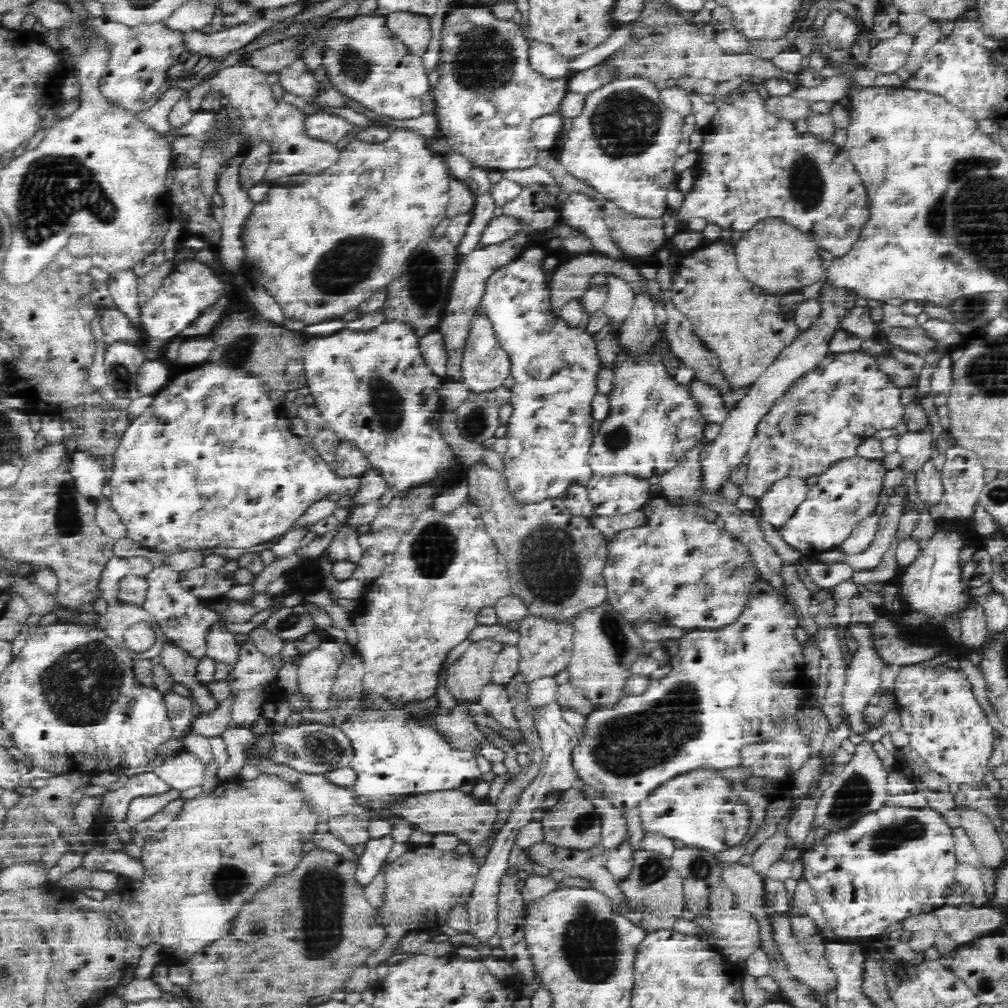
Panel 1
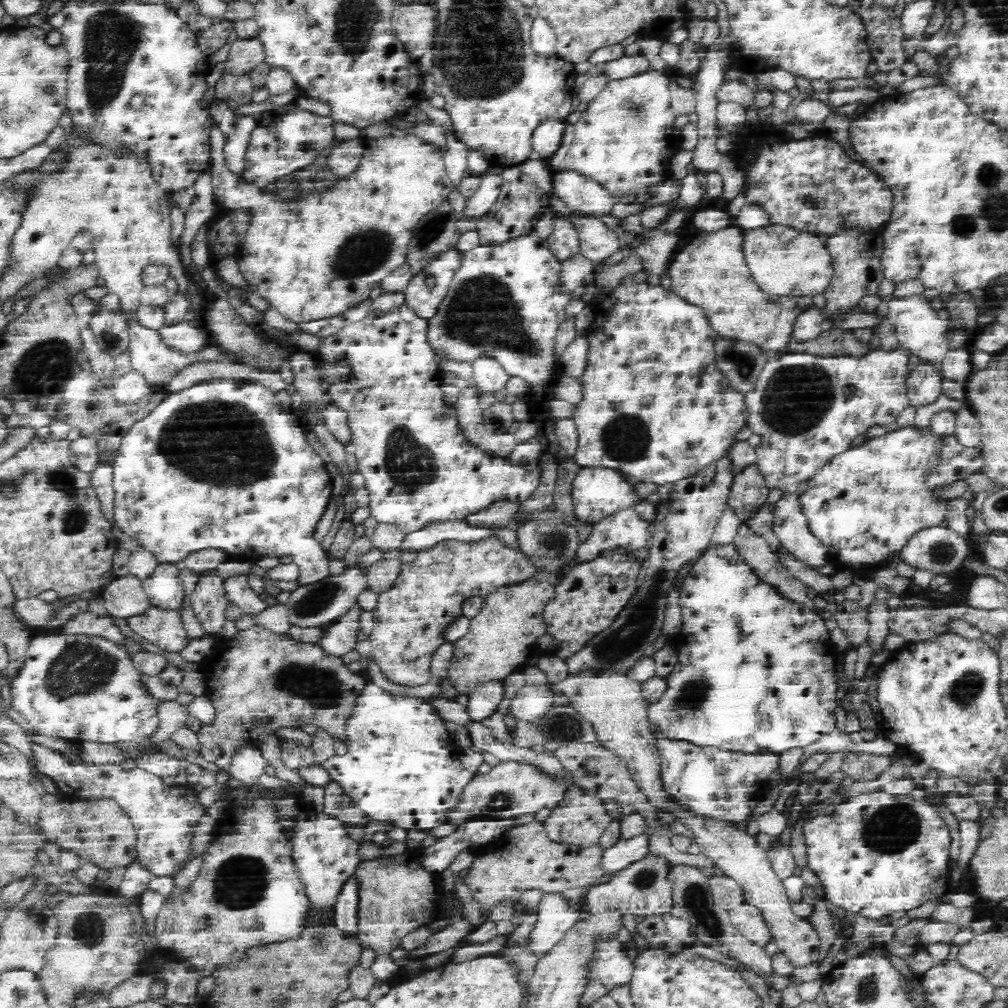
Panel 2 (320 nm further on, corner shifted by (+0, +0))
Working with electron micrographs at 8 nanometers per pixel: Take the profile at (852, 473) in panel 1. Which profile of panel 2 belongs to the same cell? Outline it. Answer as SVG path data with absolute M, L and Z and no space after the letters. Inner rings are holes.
M914 427L906 429L898 429L896 431L884 434L884 436L879 438L872 438L865 440L861 445L842 454L838 454L834 458L831 458L822 468L807 481L808 488L800 496L800 501L802 502L802 512L807 518L807 523L810 532L818 539L818 542L827 548L827 552L831 559L835 562L838 567L846 568L857 574L865 574L869 576L869 571L871 566L876 563L885 566L890 554L898 554L899 550L904 546L904 543L914 534L917 530L921 528L931 527L934 525L939 525L944 515L946 514L946 506L948 506L949 500L940 500L935 496L935 491L942 486L952 484L958 480L964 480L970 474L974 472L980 472L981 466L983 465L983 458L979 452L979 448L964 448L958 444L955 439L954 434L948 436L947 438L940 438L936 435L932 435L929 432L926 435L916 433Z

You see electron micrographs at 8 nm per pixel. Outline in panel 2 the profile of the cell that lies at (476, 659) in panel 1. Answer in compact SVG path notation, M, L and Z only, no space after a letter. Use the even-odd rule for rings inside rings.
M536 571L534 576L524 582L502 586L490 596L482 598L480 614L470 619L468 635L453 643L447 681L459 694L469 695L477 686L489 680L503 680L509 674L521 670L528 655L539 651L534 647L534 642L546 634L541 614L554 593L555 586L548 575Z

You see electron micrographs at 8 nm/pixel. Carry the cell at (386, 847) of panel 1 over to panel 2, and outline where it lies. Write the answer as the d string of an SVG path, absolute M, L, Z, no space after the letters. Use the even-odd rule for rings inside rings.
M354 874L346 880L345 884L339 890L338 898L335 904L335 920L336 925L340 930L350 936L356 936L358 910L359 910L359 878Z

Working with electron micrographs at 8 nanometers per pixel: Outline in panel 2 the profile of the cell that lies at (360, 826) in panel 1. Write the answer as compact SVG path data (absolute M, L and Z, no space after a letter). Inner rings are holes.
M333 779L330 780L328 786L324 787L323 805L323 813L342 823L364 827L369 822L369 818L366 818L366 815L362 814L362 811L358 810L353 802L350 802L350 798L342 792L342 787L338 786Z

